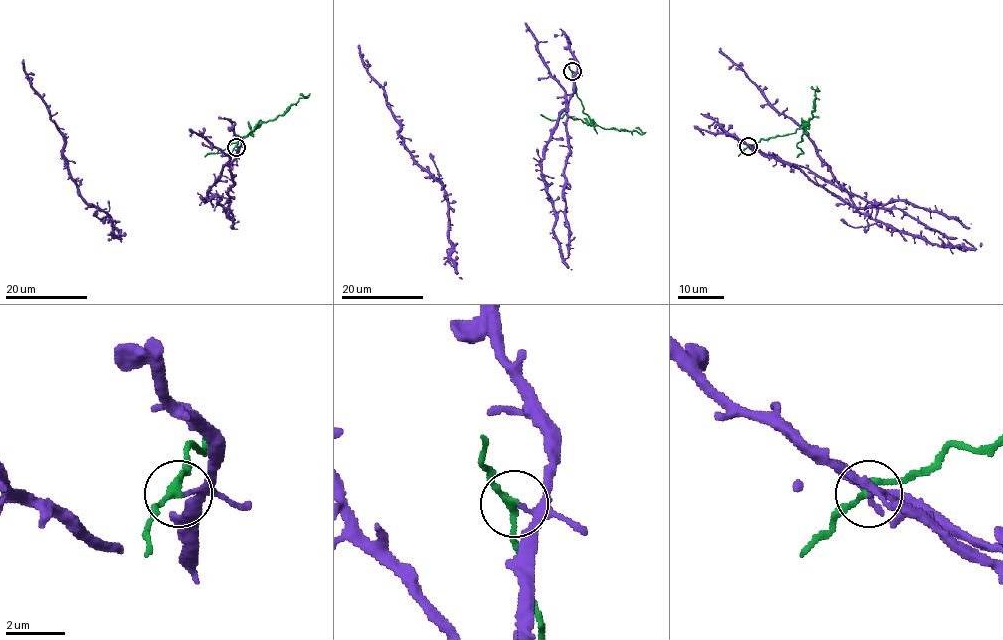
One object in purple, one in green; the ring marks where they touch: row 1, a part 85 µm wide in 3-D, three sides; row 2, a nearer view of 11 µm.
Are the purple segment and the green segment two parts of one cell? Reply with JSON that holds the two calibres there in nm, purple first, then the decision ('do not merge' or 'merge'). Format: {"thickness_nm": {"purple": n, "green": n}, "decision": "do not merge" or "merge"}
{"thickness_nm": {"purple": 110, "green": 240}, "decision": "do not merge"}

